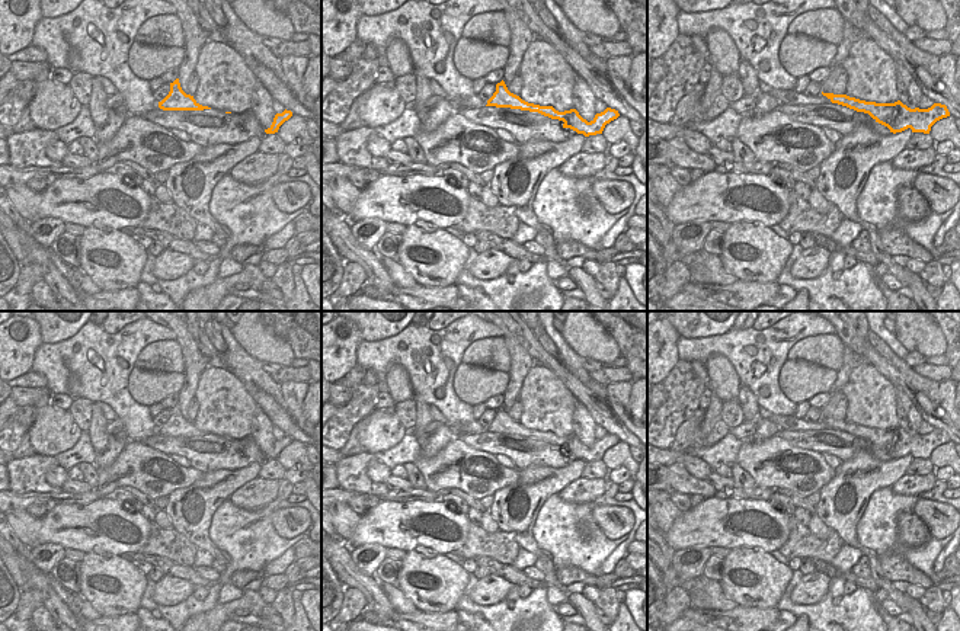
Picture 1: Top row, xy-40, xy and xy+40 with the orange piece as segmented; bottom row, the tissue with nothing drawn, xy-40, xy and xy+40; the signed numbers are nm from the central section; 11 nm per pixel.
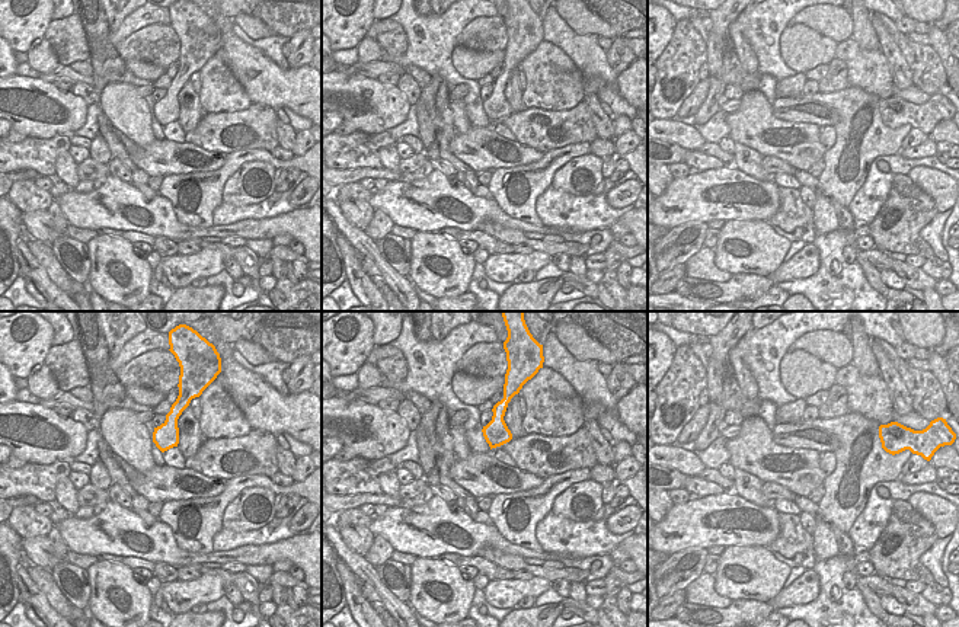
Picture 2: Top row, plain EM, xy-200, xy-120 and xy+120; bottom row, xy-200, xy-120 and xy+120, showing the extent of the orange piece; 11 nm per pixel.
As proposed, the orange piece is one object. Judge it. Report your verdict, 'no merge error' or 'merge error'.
no merge error

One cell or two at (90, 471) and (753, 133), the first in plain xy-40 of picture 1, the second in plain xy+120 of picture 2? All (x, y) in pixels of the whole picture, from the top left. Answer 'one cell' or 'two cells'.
two cells

